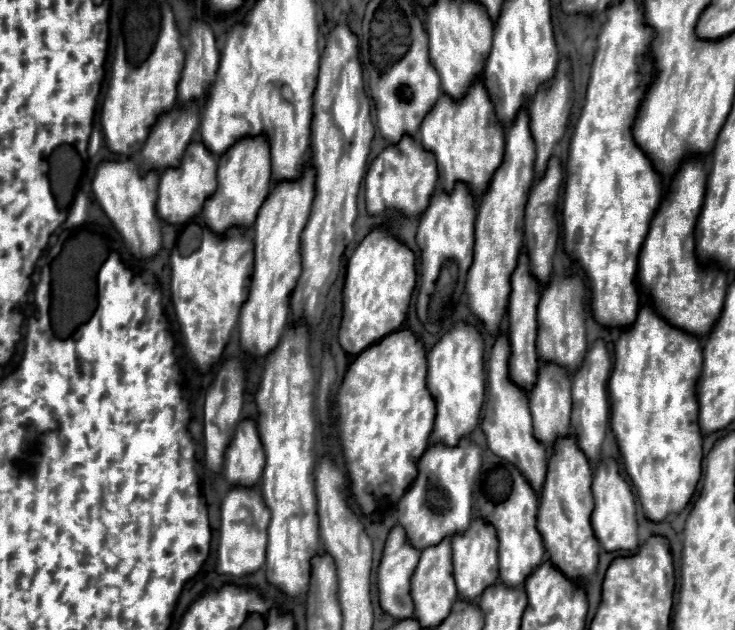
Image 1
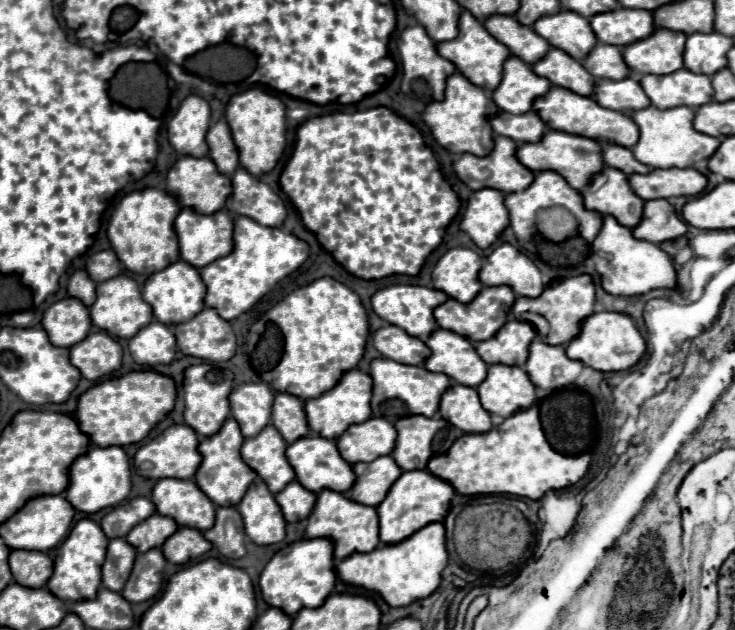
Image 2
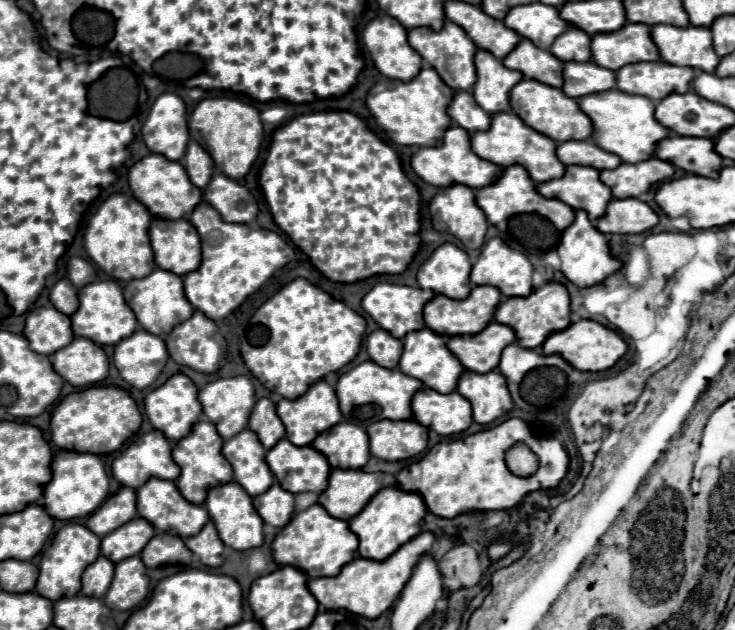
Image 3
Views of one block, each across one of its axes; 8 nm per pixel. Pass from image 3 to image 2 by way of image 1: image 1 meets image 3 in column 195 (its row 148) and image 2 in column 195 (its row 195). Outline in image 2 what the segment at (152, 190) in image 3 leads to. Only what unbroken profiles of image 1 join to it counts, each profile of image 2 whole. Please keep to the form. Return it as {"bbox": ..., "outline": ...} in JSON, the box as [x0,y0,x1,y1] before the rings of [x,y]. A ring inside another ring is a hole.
{"bbox":[166,156,232,214],"outline":[[[182,156],[174,162],[174,166],[166,174],[166,192],[172,194],[180,206],[192,208],[198,214],[214,214],[224,206],[226,198],[230,196],[232,184],[228,176],[216,170],[216,166],[208,156],[202,156],[202,158]]]}

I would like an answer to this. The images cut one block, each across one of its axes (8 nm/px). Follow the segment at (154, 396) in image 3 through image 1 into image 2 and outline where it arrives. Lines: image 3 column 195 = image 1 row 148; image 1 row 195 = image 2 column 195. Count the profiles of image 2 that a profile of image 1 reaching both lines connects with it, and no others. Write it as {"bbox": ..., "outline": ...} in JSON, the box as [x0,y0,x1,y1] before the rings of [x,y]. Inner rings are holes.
{"bbox":[184,364,232,436],"outline":[[[196,364],[184,372],[184,422],[200,436],[212,436],[224,424],[228,408],[228,392],[232,390],[232,378],[216,372],[212,364]]]}

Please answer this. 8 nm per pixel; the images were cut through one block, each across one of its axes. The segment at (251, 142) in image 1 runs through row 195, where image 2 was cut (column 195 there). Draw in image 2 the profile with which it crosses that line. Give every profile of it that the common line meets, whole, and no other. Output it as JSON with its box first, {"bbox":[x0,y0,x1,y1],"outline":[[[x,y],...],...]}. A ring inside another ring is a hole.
{"bbox":[174,208,232,268],"outline":[[[182,208],[174,222],[174,230],[180,244],[180,258],[192,264],[194,268],[202,268],[232,252],[232,218],[226,212],[204,216],[204,214],[196,214],[190,208]]]}

